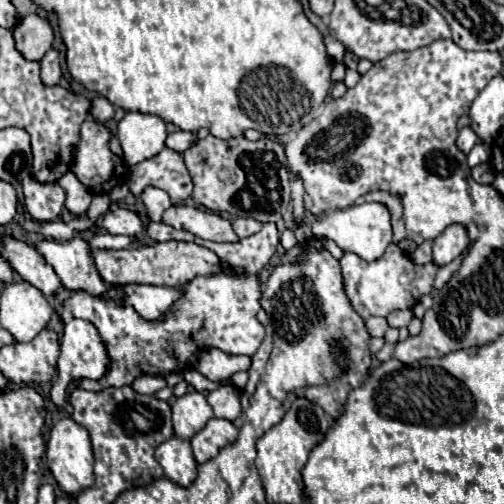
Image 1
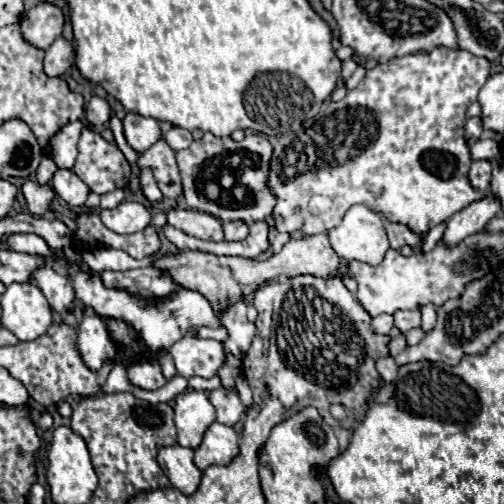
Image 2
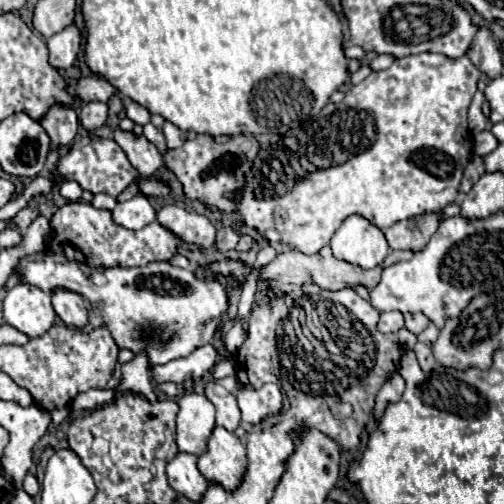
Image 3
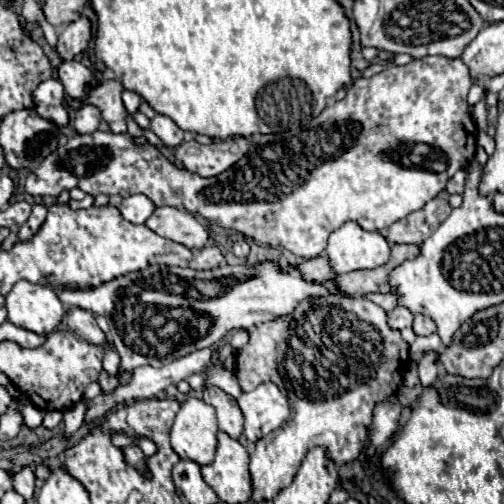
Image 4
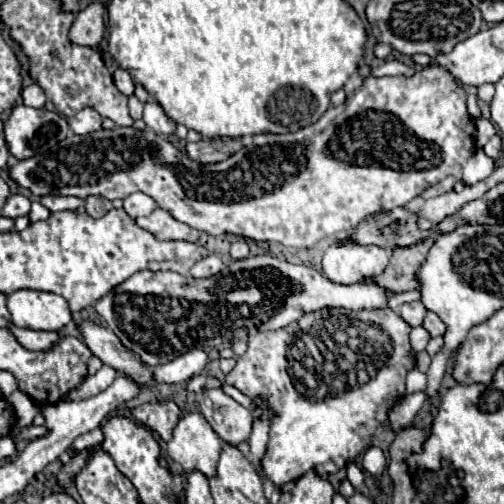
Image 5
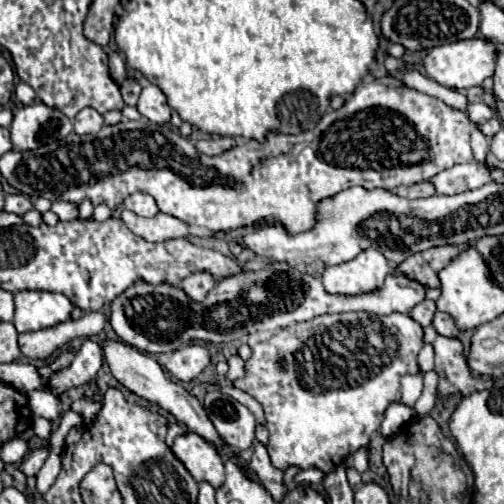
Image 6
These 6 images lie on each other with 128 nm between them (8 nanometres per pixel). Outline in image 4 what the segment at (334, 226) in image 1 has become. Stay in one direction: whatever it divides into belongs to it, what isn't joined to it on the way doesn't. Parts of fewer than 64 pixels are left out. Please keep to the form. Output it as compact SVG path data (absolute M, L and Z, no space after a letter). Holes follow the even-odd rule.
M346 222L332 232L324 254L334 274L346 274L360 268L384 266L390 260L390 246L378 232L368 232L354 222Z

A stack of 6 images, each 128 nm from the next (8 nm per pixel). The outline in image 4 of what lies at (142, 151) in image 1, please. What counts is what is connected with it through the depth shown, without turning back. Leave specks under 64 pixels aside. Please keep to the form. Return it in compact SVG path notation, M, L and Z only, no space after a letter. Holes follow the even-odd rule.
M124 90L124 92L122 92L122 100L124 100L124 104L126 104L128 112L132 114L132 112L136 112L136 110L138 110L138 106L140 106L140 100L142 100L142 98L140 98L136 92Z

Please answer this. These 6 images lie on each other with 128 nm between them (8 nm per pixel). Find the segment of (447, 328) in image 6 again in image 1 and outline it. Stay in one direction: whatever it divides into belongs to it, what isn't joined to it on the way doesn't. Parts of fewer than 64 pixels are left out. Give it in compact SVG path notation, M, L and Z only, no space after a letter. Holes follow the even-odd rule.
M396 310L396 312L390 312L386 320L388 320L388 324L390 324L392 328L404 328L404 326L410 324L412 318L414 318L412 310Z

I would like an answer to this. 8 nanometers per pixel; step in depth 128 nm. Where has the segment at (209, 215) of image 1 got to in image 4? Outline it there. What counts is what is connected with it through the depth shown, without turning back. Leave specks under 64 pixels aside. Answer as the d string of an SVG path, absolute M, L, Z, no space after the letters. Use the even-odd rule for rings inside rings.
M160 206L146 220L146 226L158 236L184 244L190 250L200 250L208 242L208 230L186 210Z

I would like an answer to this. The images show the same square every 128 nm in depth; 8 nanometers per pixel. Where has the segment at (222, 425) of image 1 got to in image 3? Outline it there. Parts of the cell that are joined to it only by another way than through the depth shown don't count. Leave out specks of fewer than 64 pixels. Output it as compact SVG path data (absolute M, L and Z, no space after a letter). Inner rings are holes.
M216 426L208 442L208 452L198 458L202 476L228 492L234 492L244 478L246 466L248 458L244 444L226 428Z

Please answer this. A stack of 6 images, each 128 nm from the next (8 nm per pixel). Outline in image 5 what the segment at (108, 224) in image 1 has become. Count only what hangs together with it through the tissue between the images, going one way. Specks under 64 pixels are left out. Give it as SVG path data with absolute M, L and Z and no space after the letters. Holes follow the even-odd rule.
M134 192L134 194L130 194L130 196L124 198L124 210L132 218L148 216L156 208L158 208L158 204L148 194L144 194L144 192Z

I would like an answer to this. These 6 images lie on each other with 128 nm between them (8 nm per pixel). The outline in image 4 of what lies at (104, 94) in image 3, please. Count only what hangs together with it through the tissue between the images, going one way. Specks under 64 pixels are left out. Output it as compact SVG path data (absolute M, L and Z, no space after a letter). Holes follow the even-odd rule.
M60 62L58 64L58 78L60 82L64 84L64 92L70 96L70 98L84 98L86 94L86 88L90 84L94 84L94 76L92 72L80 64L80 62Z

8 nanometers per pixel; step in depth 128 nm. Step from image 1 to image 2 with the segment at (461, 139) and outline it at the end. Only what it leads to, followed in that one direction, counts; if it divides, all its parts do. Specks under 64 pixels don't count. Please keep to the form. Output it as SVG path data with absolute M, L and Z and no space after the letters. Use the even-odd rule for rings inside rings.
M476 116L476 118L470 118L470 120L466 122L466 140L468 140L468 142L474 142L474 140L478 140L478 138L482 136L482 132L484 132L484 126L482 126L482 120L480 120L480 116Z

